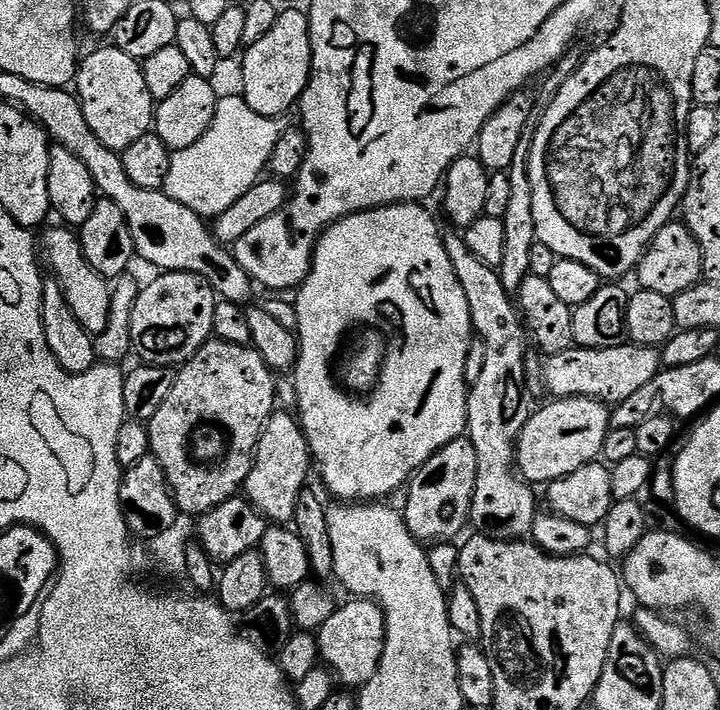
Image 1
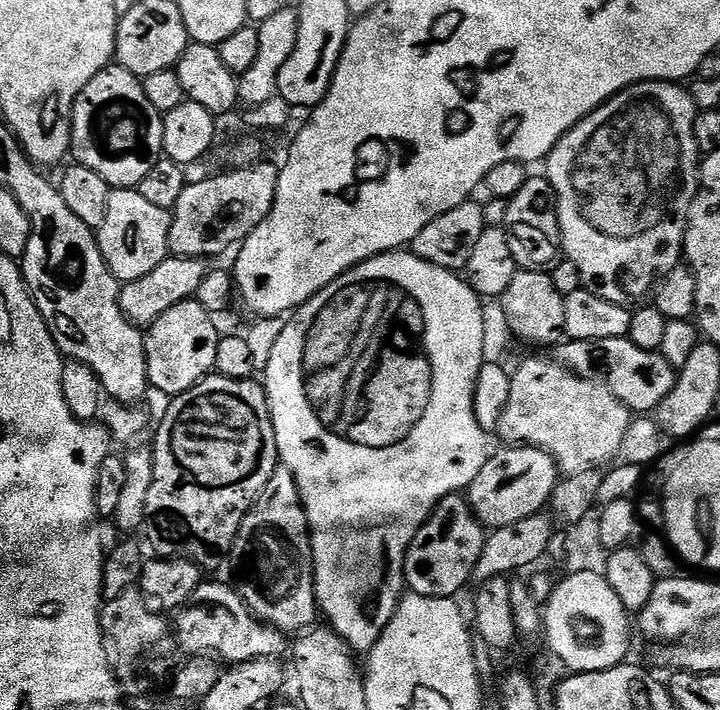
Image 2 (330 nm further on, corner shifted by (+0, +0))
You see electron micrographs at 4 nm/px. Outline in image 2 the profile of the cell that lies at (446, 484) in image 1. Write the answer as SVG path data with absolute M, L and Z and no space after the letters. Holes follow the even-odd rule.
M463 495L447 496L418 530L404 559L404 579L415 595L455 597L473 579L486 539L485 525L473 514Z

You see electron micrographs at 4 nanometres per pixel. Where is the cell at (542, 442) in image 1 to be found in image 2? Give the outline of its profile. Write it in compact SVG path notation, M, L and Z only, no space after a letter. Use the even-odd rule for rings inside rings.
M500 446L488 457L478 478L466 490L466 499L481 524L489 529L508 527L549 507L552 490L558 481L556 461L540 448Z

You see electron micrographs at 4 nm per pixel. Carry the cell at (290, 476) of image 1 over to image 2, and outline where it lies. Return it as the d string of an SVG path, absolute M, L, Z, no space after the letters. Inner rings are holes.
M276 467L274 474L270 474L270 482L262 486L258 498L244 515L244 521L240 523L236 540L232 543L231 564L231 583L242 599L247 602L248 609L252 611L253 616L263 620L266 624L287 630L289 633L311 629L317 623L318 605L316 602L316 570L312 567L312 533L308 531L308 519L300 501L296 479L294 474L290 474L288 468Z

